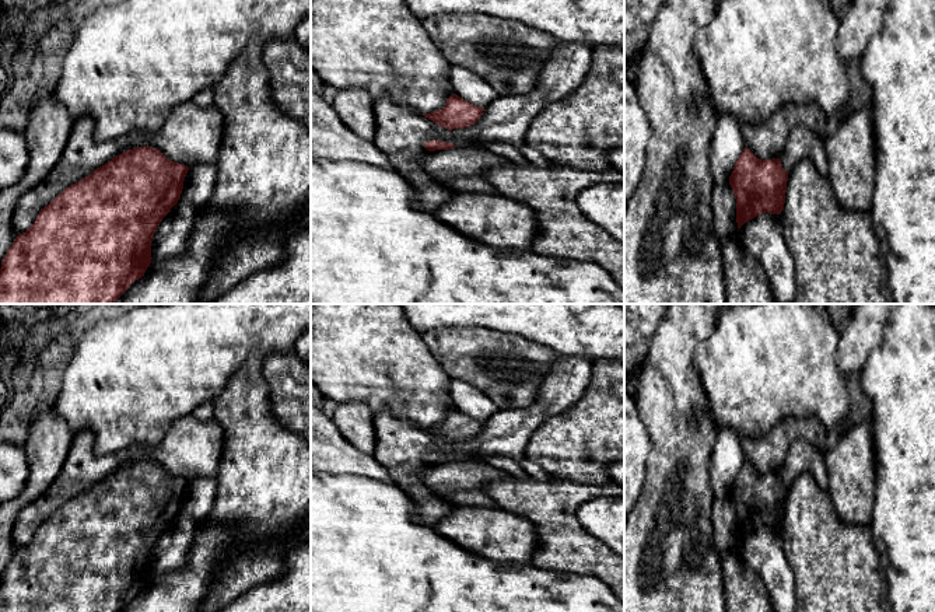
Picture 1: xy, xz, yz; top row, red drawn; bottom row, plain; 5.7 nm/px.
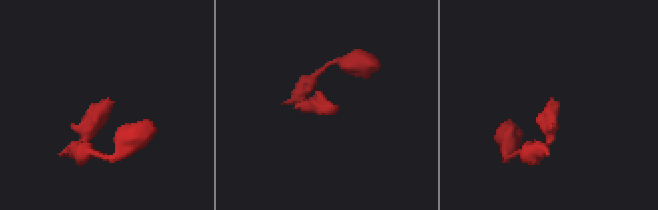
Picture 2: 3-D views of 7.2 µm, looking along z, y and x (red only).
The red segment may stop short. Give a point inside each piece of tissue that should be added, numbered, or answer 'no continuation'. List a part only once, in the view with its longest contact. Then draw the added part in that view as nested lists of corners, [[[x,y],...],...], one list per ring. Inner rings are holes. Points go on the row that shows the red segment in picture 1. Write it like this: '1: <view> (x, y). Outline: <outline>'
no continuation

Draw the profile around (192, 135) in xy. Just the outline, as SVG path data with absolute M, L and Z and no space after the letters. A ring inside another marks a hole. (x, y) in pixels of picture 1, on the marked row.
M192 101L176 105L167 122L154 133L136 132L115 140L94 137L91 118L78 118L67 144L52 172L17 203L13 227L15 235L34 224L39 211L66 188L91 175L97 168L136 147L154 147L168 160L192 167L216 165L224 137L224 116L211 105L202 108Z

